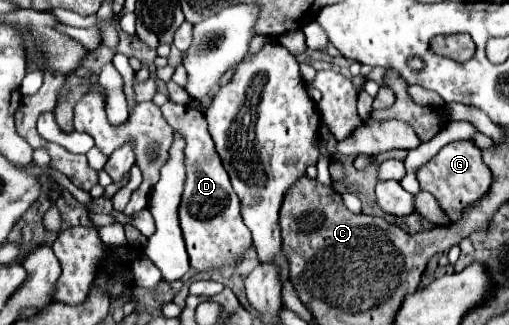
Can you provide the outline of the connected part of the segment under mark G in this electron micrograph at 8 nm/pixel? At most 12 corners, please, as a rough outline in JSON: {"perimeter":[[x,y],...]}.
{"perimeter":[[454,141],[420,167],[422,191],[448,217],[492,183],[474,141]]}

